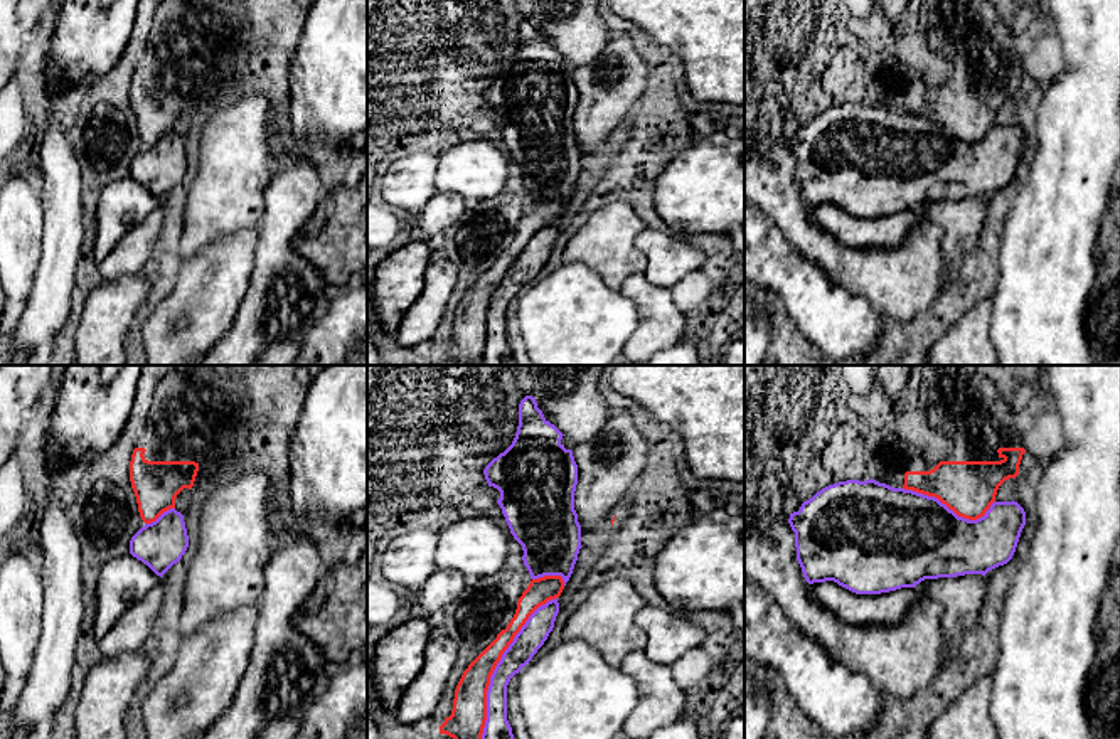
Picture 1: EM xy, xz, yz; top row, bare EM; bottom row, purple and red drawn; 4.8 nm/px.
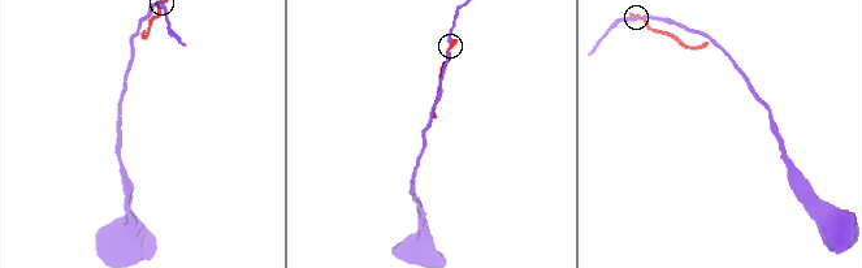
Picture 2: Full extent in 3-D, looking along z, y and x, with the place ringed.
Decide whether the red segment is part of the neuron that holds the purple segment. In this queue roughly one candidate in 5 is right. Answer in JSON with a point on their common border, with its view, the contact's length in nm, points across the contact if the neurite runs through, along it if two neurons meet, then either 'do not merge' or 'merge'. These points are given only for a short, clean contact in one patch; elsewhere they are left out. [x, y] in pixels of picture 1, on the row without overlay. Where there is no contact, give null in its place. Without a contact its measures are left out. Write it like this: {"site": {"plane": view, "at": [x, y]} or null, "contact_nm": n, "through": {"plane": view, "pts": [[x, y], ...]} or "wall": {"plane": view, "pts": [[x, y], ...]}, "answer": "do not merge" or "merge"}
{"site": {"plane": "xz", "at": [497, 288]}, "contact_nm": 800, "answer": "do not merge"}

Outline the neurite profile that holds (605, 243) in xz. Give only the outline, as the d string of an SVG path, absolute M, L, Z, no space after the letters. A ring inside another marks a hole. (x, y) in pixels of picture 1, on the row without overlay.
M611 202L595 210L576 231L561 253L563 263L584 263L611 288L637 273L645 273L648 261L635 244L647 229L625 202Z

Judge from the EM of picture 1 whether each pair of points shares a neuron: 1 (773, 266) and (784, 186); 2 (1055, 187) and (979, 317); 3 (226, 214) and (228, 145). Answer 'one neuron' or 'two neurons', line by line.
1: two neurons
2: two neurons
3: one neuron

